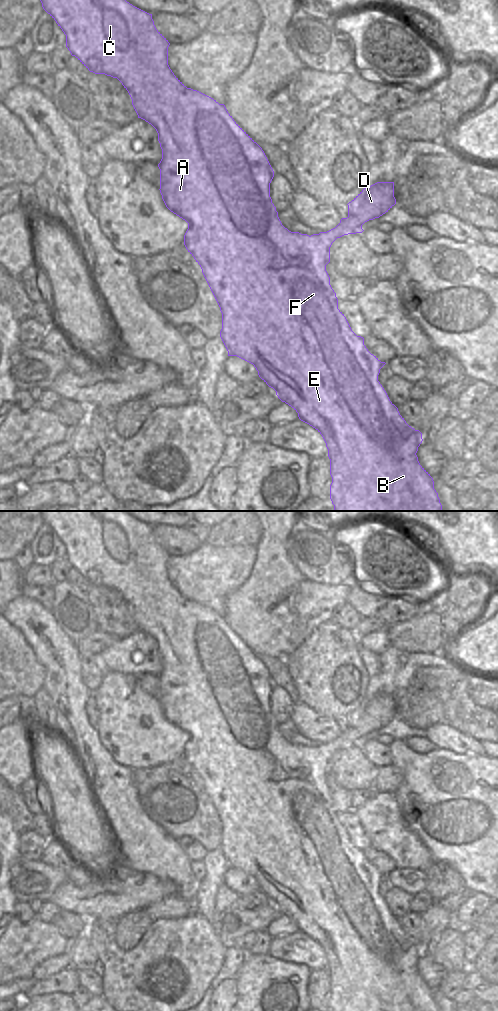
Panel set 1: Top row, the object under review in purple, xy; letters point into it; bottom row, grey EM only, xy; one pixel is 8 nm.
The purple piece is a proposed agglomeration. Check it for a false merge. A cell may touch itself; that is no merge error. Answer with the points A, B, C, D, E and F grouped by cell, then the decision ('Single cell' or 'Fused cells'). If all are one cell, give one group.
Groups: A B C D E F. Single cell.

